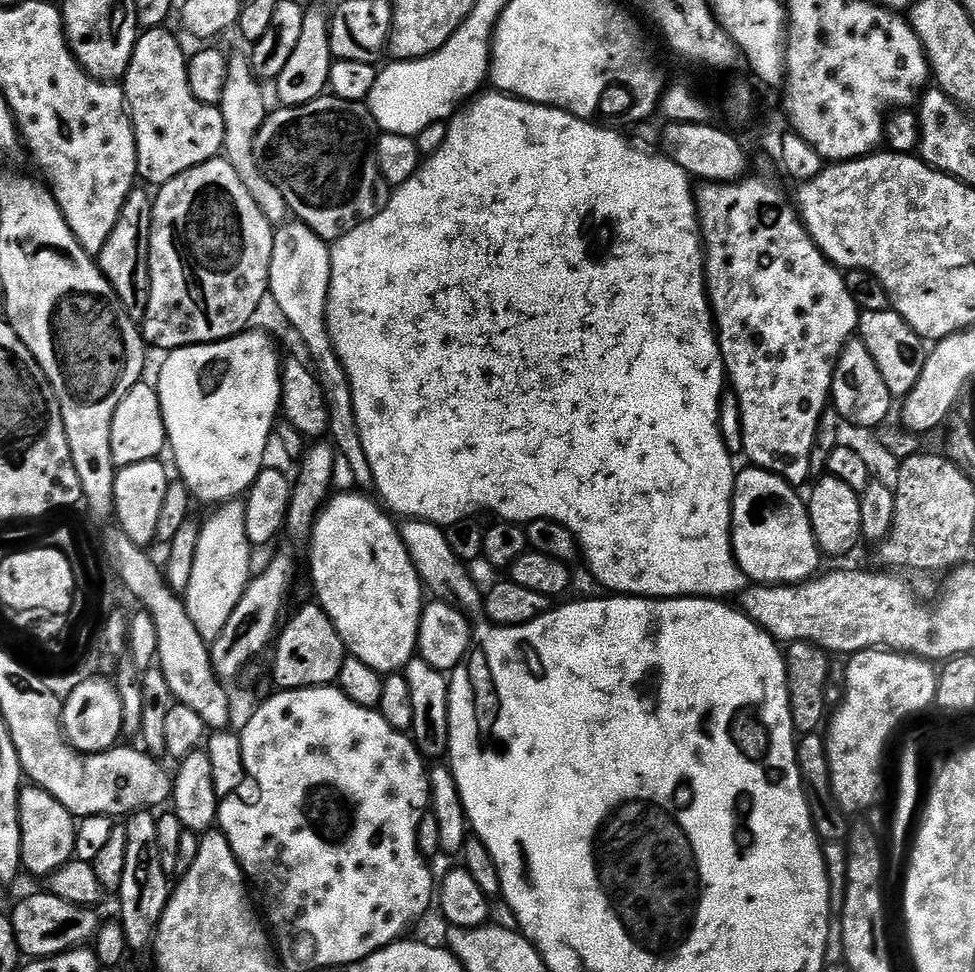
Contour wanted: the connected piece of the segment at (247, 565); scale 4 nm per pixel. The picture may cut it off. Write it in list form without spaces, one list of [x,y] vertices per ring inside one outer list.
[[[237,498],[227,501],[215,509],[216,512],[200,525],[198,554],[194,554],[194,571],[190,573],[188,587],[183,589],[182,599],[201,641],[211,642],[222,634],[234,606],[242,602],[248,583],[252,581],[252,552],[254,546],[246,534],[246,510],[244,500]]]

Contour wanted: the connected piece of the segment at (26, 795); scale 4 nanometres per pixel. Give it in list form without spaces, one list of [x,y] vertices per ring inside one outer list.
[[[24,786],[20,790],[20,821],[22,822],[22,868],[25,873],[33,872],[36,876],[41,876],[41,878],[47,878],[52,875],[52,873],[59,870],[63,864],[68,863],[69,860],[73,859],[76,855],[76,829],[78,827],[77,817],[70,814],[70,810],[66,810],[66,806],[62,806],[62,802],[58,802],[58,798],[54,798],[46,790],[37,788],[35,786]]]

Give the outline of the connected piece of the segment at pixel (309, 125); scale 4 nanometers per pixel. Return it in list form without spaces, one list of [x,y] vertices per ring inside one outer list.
[[[325,94],[312,100],[308,104],[303,104],[297,108],[277,107],[277,112],[272,112],[269,116],[263,117],[263,124],[257,128],[254,133],[254,158],[258,162],[258,166],[270,178],[270,182],[274,182],[274,186],[278,186],[278,190],[282,190],[282,194],[286,198],[291,215],[297,221],[304,223],[314,234],[318,235],[327,242],[335,242],[342,239],[350,230],[357,228],[362,222],[366,222],[371,216],[380,212],[388,204],[390,195],[390,185],[382,178],[380,167],[378,166],[378,158],[374,155],[374,124],[370,119],[367,103],[359,100],[343,100],[331,94]]]

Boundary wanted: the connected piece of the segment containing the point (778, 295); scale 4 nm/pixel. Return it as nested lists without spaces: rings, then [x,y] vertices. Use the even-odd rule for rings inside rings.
[[[745,178],[731,184],[708,182],[698,192],[698,211],[703,239],[706,241],[706,291],[710,297],[710,307],[715,313],[718,325],[718,343],[720,354],[724,357],[727,379],[740,391],[740,420],[744,423],[744,452],[757,468],[774,472],[793,486],[807,485],[808,471],[812,468],[812,451],[816,448],[816,431],[820,428],[820,419],[824,416],[824,407],[829,407],[832,395],[832,377],[836,374],[836,365],[848,341],[857,335],[860,327],[862,309],[852,297],[845,273],[827,260],[820,247],[812,241],[808,227],[800,219],[797,205],[776,184],[768,180]]]

